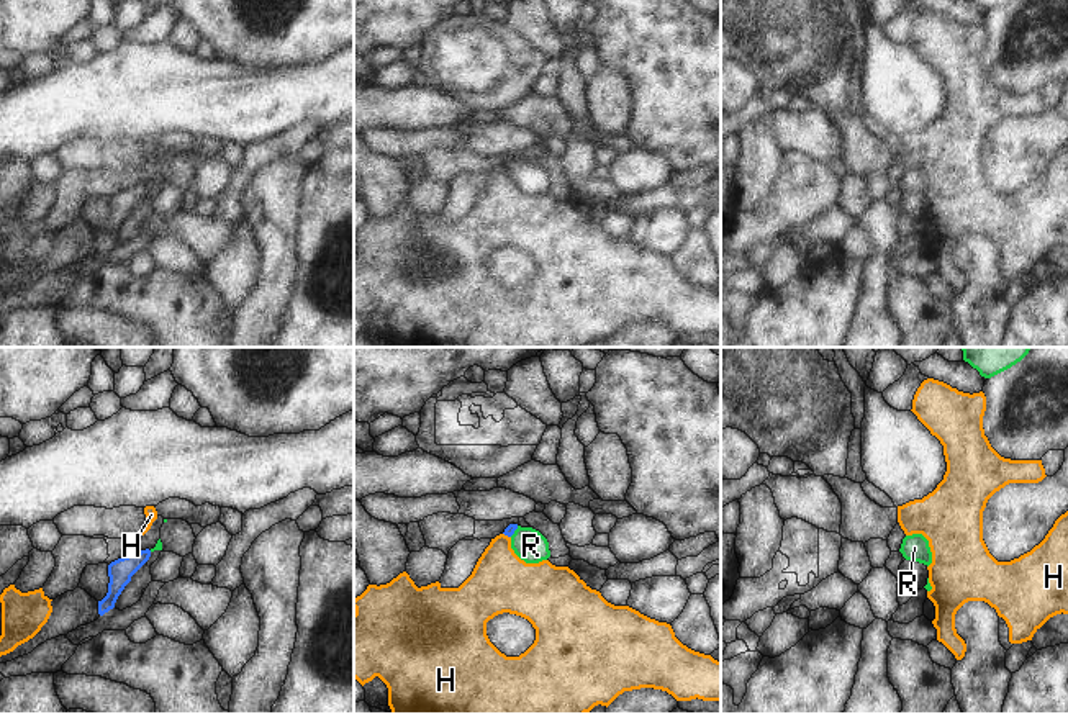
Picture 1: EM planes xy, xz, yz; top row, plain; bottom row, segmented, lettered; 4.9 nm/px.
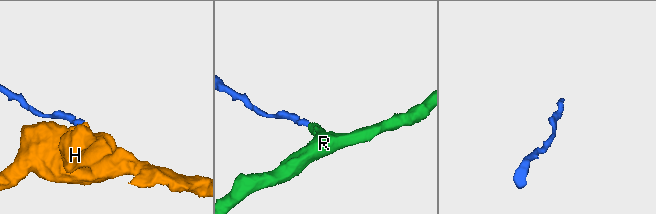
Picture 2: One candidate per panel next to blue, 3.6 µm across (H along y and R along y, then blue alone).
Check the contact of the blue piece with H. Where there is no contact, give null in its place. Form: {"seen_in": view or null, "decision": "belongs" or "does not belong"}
{"seen_in": "xz", "decision": "does not belong"}

